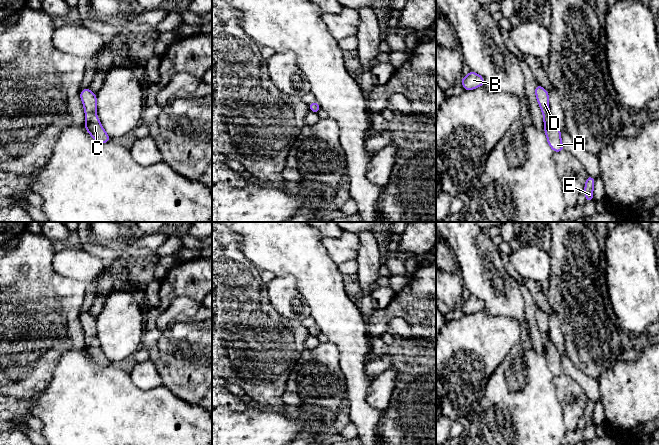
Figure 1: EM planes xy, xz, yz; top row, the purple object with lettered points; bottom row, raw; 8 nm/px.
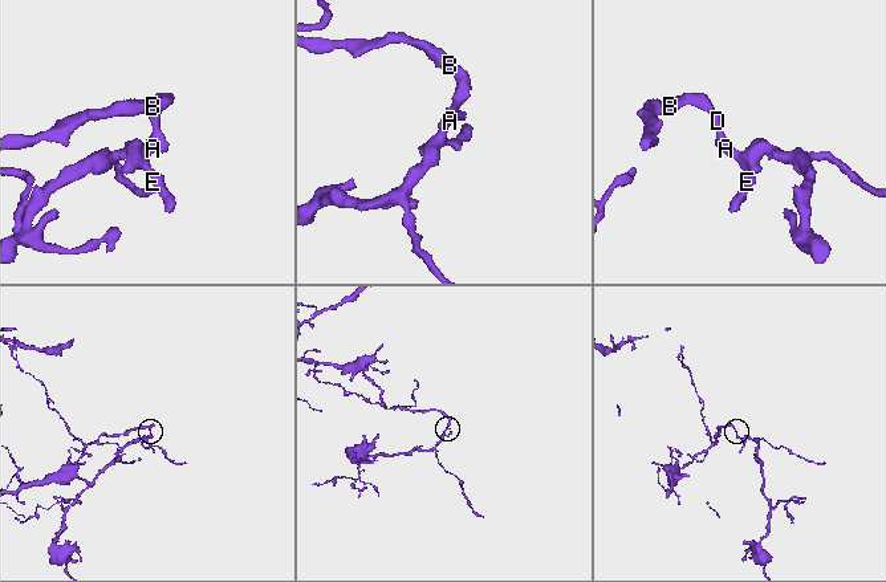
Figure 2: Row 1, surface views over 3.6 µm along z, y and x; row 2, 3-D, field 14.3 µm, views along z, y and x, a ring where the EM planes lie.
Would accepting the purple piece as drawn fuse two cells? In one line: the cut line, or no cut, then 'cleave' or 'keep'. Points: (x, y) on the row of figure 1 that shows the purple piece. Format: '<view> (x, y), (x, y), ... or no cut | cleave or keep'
no cut | keep

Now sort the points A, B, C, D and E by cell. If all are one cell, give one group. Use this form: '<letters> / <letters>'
A B C D E

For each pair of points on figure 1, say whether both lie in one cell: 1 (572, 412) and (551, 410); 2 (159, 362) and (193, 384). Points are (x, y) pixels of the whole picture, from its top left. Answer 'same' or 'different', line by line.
1: different
2: same

